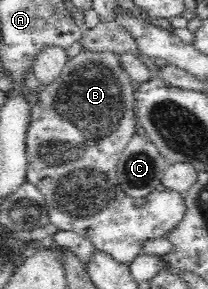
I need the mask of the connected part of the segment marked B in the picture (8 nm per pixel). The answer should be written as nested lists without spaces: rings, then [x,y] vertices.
[[[83,48],[83,50],[70,58],[66,65],[60,71],[60,74],[49,83],[41,83],[36,90],[32,90],[32,96],[34,100],[27,102],[29,104],[30,124],[28,124],[28,130],[26,130],[25,138],[25,170],[27,171],[27,180],[36,185],[45,200],[45,210],[50,217],[50,222],[57,226],[59,230],[68,230],[76,232],[76,234],[82,235],[85,239],[88,239],[96,249],[106,252],[119,262],[130,265],[133,260],[142,254],[142,248],[152,240],[166,237],[168,232],[174,230],[186,216],[188,207],[186,207],[186,201],[184,196],[174,192],[170,189],[165,191],[154,191],[148,196],[148,200],[145,202],[142,208],[136,208],[134,204],[134,198],[127,195],[122,187],[119,186],[116,180],[116,164],[122,154],[122,151],[126,147],[129,140],[136,134],[138,125],[135,120],[135,110],[133,104],[135,102],[135,91],[132,86],[133,80],[123,66],[123,54],[117,54],[116,52],[96,52],[90,48]]]

